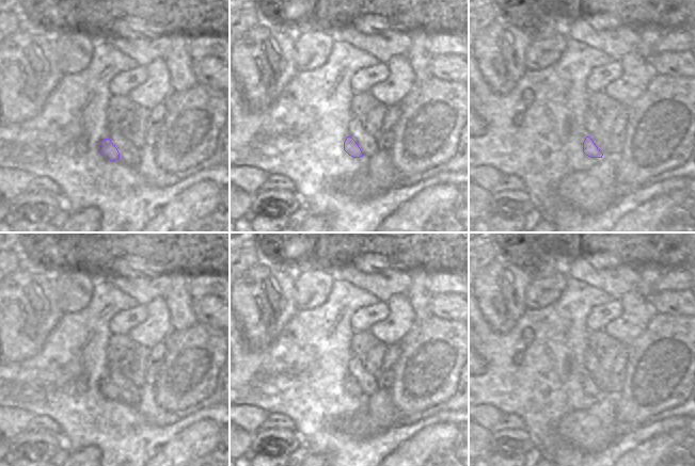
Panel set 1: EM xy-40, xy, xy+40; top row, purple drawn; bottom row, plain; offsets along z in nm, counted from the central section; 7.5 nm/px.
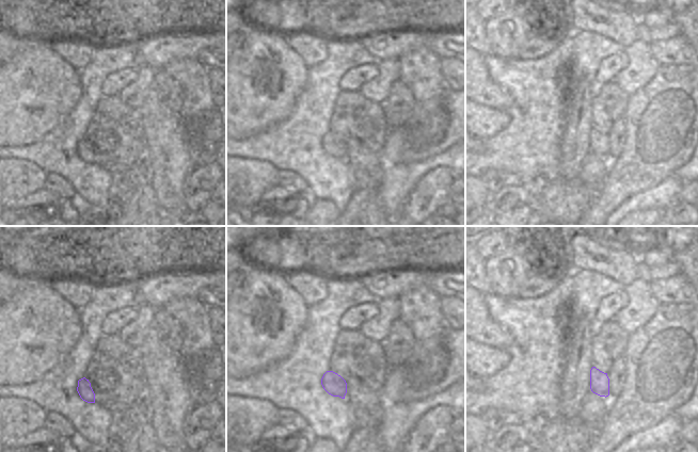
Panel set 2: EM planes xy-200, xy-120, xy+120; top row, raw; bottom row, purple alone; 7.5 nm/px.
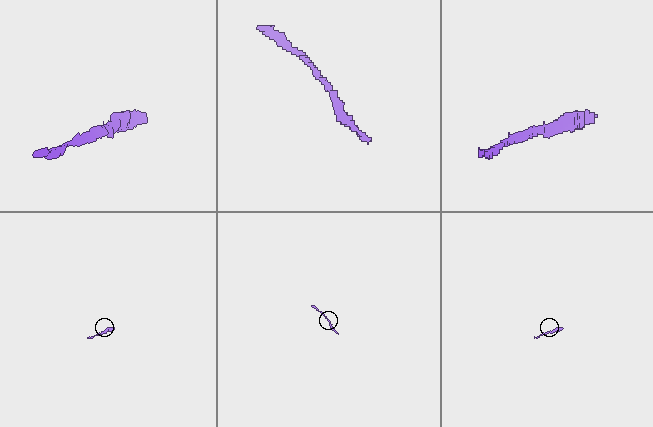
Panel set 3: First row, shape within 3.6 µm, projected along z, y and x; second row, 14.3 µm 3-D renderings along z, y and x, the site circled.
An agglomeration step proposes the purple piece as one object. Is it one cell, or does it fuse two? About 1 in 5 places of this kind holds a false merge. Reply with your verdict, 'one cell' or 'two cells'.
one cell

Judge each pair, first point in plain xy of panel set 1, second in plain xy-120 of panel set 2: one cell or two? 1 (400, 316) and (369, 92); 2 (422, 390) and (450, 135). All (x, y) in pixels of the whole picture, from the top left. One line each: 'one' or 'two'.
1: one
2: two

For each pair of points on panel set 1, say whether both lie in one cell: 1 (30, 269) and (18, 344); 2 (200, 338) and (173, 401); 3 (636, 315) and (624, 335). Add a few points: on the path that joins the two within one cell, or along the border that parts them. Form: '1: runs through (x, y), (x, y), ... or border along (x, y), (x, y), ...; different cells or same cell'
1: runs through (30, 288), (28, 293), (28, 321), (25, 325); same cell
2: runs through (189, 353), (189, 373), (178, 385); same cell
3: runs through (634, 320), (626, 330); same cell

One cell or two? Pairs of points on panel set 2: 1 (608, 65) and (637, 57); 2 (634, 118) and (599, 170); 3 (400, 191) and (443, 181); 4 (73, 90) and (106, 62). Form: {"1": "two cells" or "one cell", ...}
{"1": "two cells", "2": "two cells", "3": "two cells", "4": "two cells"}

